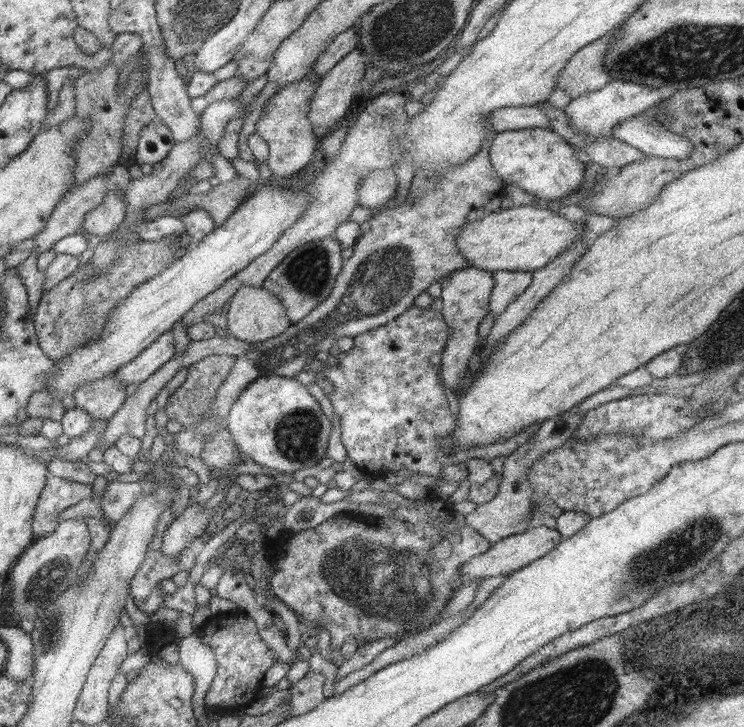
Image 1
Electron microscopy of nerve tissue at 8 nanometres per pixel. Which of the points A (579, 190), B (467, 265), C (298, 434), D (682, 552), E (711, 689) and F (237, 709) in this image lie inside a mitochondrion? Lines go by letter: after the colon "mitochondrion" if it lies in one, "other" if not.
A: other
B: other
C: mitochondrion
D: mitochondrion
E: other
F: other

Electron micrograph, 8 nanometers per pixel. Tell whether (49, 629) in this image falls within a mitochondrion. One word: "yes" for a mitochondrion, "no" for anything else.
yes

